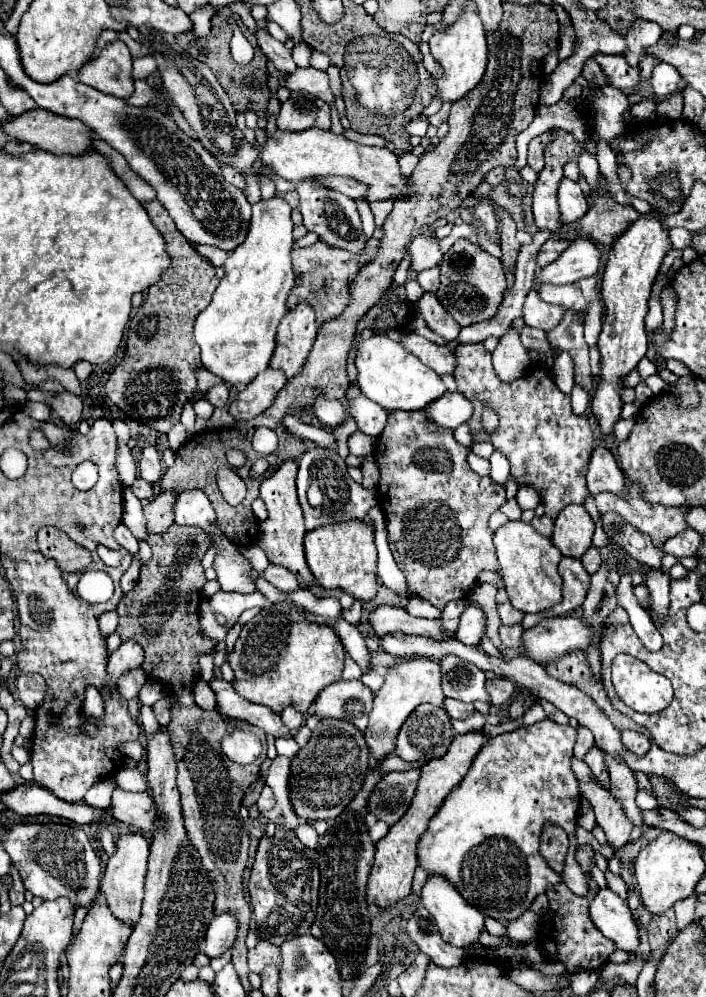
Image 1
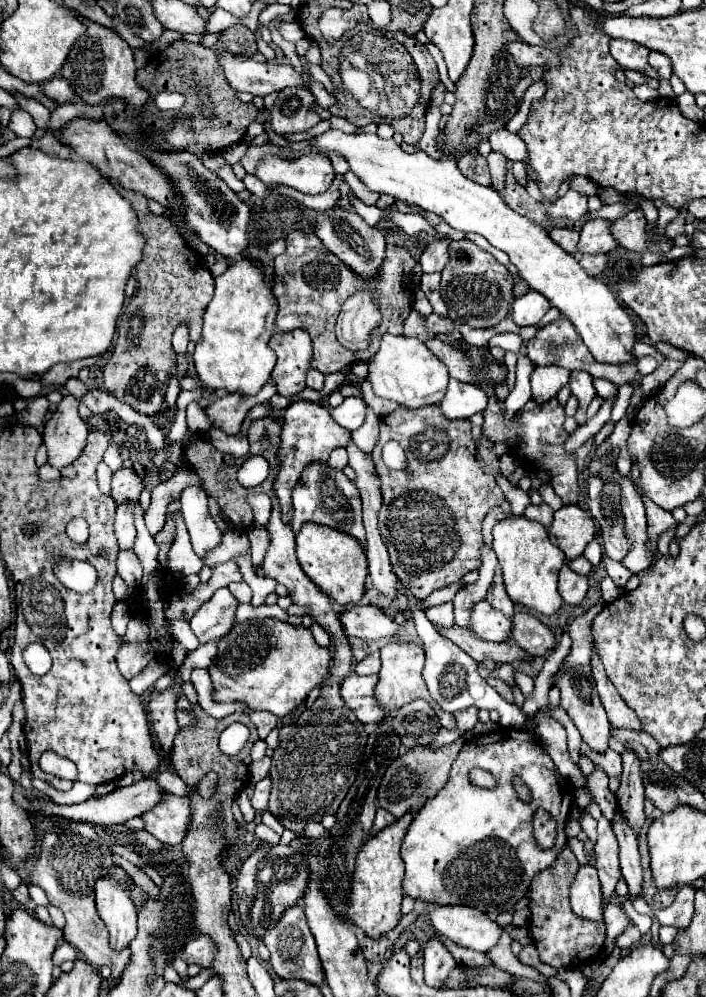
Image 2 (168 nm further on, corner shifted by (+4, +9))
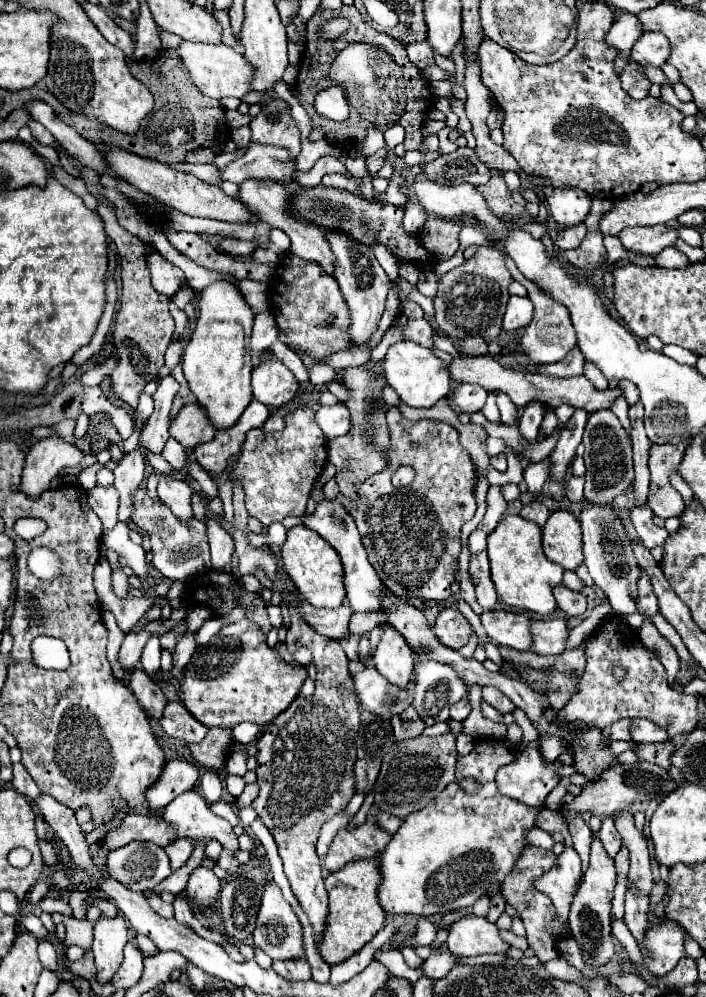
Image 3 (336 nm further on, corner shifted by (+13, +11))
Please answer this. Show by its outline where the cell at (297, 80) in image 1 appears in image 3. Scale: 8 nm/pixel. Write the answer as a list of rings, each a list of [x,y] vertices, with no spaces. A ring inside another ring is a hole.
[[[183,41],[179,45],[179,53],[183,57],[185,67],[191,73],[191,79],[195,85],[205,93],[207,97],[221,99],[221,97],[243,97],[251,91],[251,83],[255,77],[255,67],[233,47],[225,43],[195,43],[195,41]]]

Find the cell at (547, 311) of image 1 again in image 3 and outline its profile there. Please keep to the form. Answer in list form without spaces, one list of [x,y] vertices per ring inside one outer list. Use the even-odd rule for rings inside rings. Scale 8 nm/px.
[[[511,295],[505,317],[503,317],[503,329],[517,331],[517,329],[527,327],[527,323],[531,323],[531,313],[533,313],[533,305],[529,297]]]

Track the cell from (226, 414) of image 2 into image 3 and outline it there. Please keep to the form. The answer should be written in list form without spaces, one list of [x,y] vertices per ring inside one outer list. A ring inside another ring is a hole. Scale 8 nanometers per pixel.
[[[189,403],[185,405],[179,415],[171,421],[169,427],[171,437],[175,437],[183,447],[191,449],[197,443],[207,443],[215,437],[217,429],[211,425],[211,419],[207,413],[201,409],[199,403]]]

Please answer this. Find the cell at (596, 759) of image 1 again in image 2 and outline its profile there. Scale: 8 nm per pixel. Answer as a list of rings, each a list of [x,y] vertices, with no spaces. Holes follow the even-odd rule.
[[[596,769],[590,777],[588,777],[588,791],[592,795],[592,801],[602,809],[602,815],[612,823],[614,815],[616,815],[616,797],[614,793],[608,789],[608,775],[602,769]]]

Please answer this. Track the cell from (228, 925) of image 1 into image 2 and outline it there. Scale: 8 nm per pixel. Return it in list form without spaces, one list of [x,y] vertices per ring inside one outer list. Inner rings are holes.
[[[198,935],[188,943],[184,943],[184,947],[180,947],[178,957],[182,957],[188,965],[200,965],[202,969],[208,969],[214,959],[214,953],[216,953],[216,947],[212,939],[208,939],[206,935]]]

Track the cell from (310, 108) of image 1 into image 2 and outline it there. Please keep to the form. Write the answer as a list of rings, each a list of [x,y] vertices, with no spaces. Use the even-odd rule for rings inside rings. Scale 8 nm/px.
[[[286,87],[280,91],[270,111],[272,131],[286,139],[288,135],[312,129],[320,121],[320,117],[312,111],[314,101],[314,95],[304,87]]]

